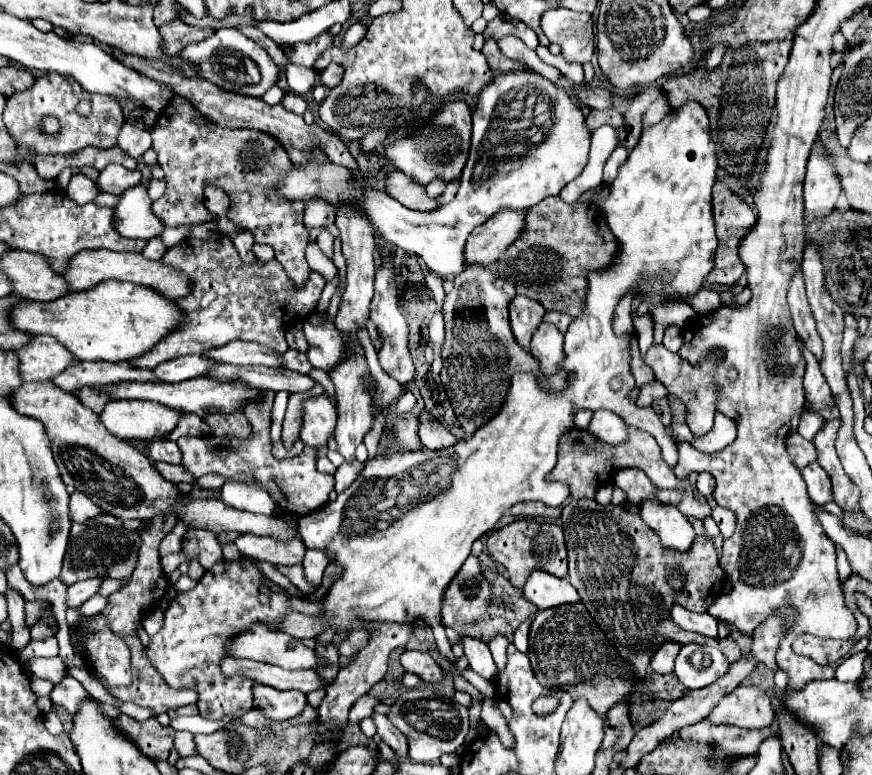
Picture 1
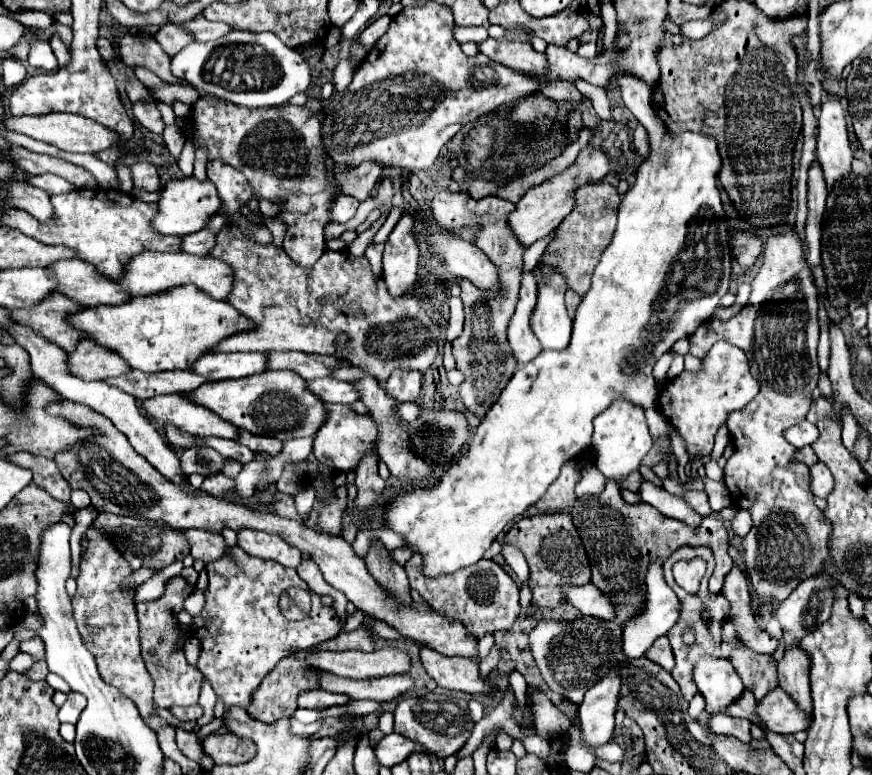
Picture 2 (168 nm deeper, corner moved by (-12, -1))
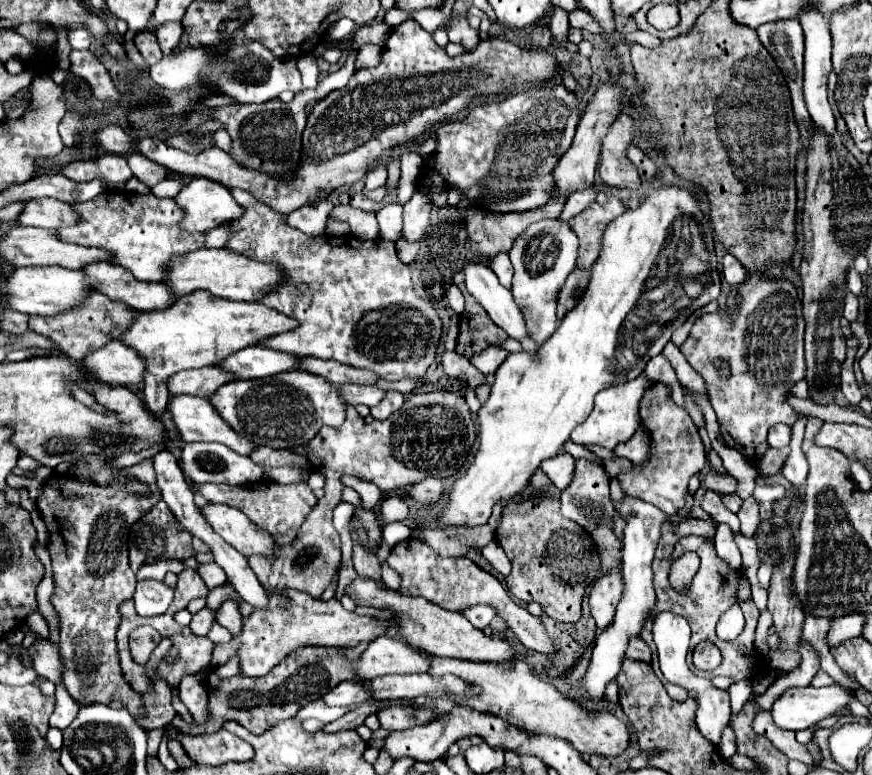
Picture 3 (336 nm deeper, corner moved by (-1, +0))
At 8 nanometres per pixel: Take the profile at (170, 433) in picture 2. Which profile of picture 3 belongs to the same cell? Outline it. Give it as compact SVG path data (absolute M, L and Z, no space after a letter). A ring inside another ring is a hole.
M189 292L179 296L175 304L157 312L139 312L133 318L133 324L121 332L121 344L129 344L129 348L137 348L141 356L145 356L145 364L149 364L149 372L145 372L143 380L143 400L147 410L161 422L161 416L167 408L167 390L165 380L181 370L203 368L217 364L231 352L237 352L245 346L257 344L261 338L287 332L295 328L297 322L289 320L285 314L279 314L273 308L267 308L257 302L229 302L209 292Z

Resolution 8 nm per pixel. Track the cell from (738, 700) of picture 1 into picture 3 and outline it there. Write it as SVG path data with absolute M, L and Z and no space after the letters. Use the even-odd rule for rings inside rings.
M841 686L789 688L773 702L771 716L779 728L797 732L847 708L849 700L851 692Z

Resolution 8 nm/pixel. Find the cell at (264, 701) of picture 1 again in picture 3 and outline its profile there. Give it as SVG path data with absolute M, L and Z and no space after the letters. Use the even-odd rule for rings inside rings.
M361 680L341 682L337 688L329 690L323 696L325 704L329 704L329 706L347 706L347 708L359 706L359 704L363 704L367 700L369 700L369 694L361 688Z

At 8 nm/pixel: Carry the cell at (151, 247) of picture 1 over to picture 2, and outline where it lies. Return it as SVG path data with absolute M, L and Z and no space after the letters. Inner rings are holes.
M202 229L200 233L182 237L182 249L194 255L208 255L216 245L216 237L210 229Z

